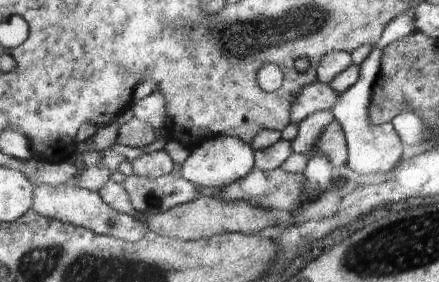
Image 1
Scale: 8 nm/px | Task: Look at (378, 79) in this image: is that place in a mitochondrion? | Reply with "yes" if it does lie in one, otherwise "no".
no

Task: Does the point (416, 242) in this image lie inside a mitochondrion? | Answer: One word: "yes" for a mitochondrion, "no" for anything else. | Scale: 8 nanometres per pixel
yes

